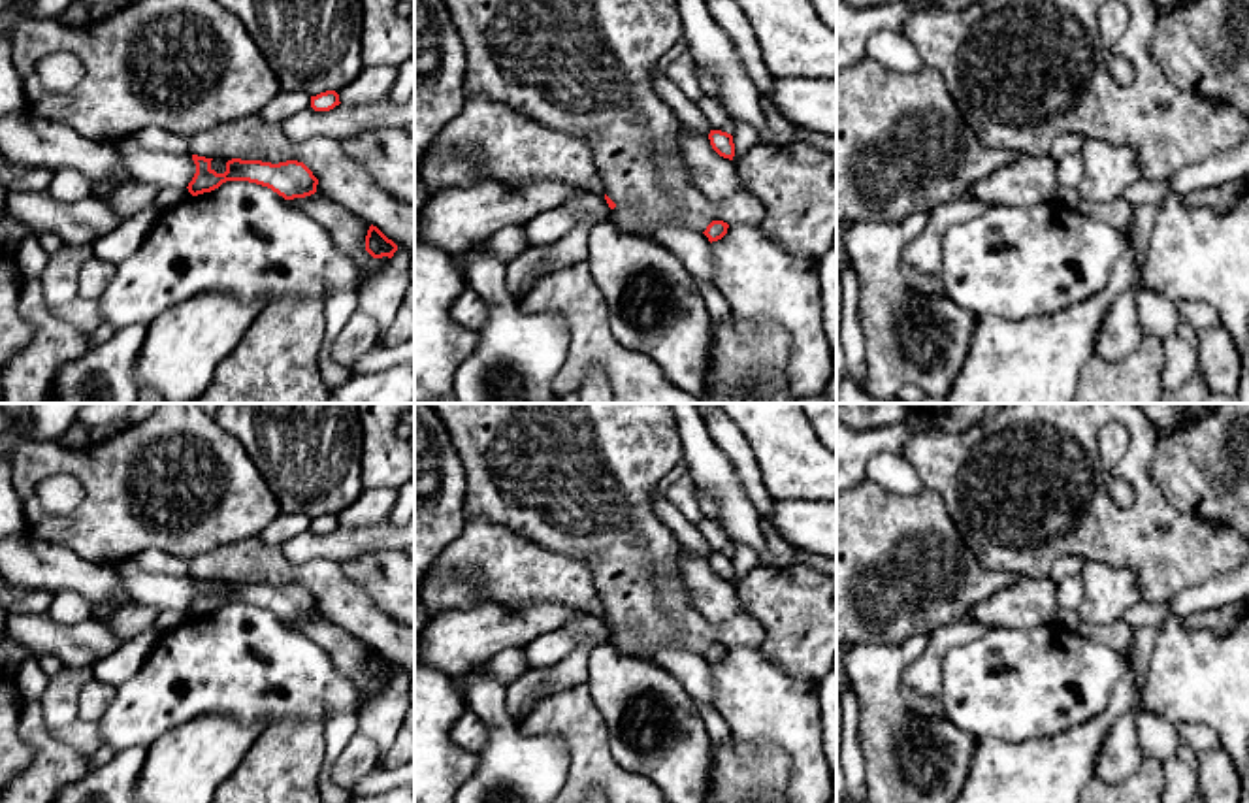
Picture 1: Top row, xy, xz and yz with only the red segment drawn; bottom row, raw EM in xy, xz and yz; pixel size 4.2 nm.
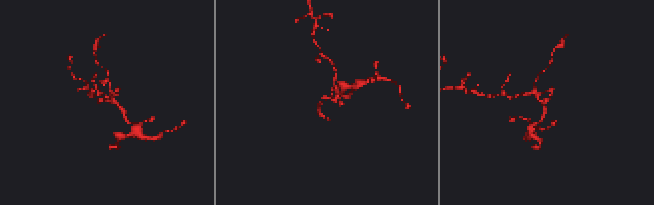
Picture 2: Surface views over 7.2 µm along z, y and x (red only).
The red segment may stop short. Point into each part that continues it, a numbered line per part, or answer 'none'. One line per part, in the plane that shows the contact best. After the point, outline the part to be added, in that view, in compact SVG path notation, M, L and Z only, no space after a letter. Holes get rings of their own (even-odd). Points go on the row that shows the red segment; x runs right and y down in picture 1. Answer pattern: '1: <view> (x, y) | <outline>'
none

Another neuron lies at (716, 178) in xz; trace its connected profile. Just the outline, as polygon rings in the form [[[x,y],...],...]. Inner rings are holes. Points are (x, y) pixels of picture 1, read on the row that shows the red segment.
[[[680,126],[678,149],[688,168],[689,183],[708,200],[725,202],[748,190],[737,173],[735,160],[720,156],[712,149],[708,134]]]

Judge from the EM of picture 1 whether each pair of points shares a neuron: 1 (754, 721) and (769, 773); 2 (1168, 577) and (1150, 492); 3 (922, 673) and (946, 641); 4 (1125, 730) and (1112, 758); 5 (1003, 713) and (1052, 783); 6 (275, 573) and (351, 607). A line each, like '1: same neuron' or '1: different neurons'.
1: different neurons
2: same neuron
3: same neuron
4: same neuron
5: different neurons
6: same neuron

